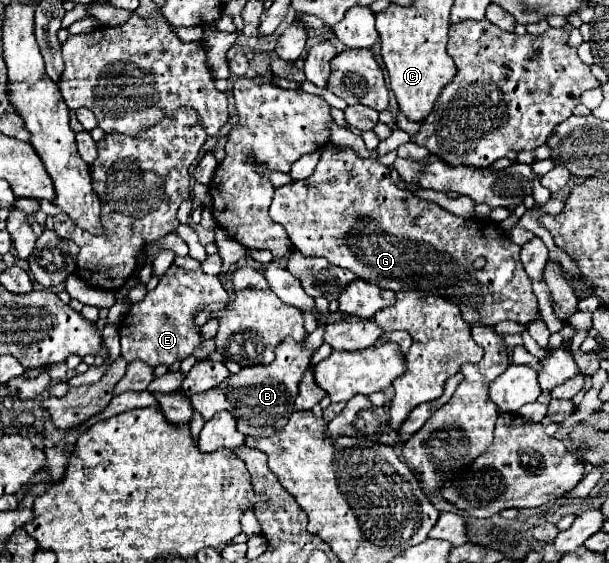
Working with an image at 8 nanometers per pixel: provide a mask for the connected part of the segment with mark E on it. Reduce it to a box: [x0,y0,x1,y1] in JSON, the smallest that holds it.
[119,266,229,366]

